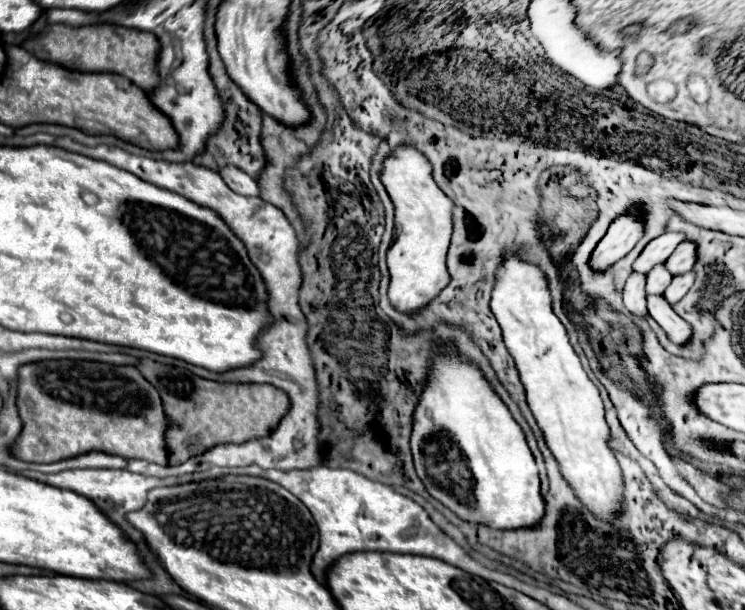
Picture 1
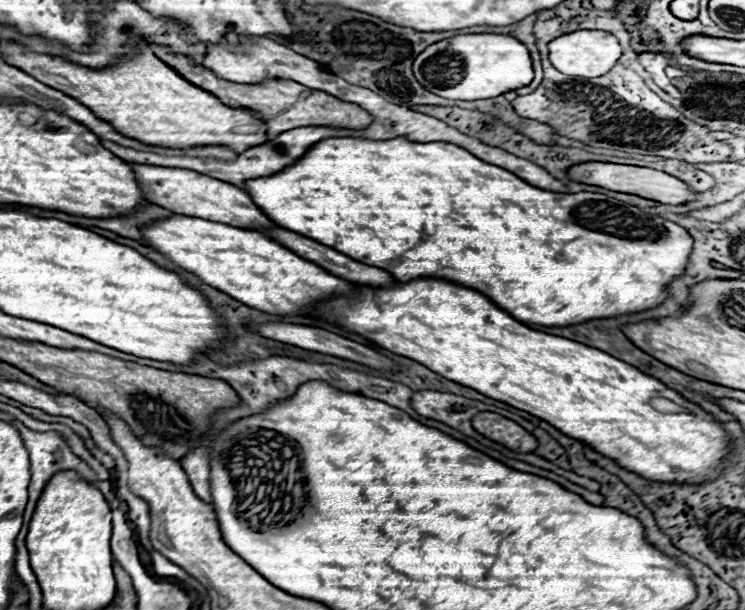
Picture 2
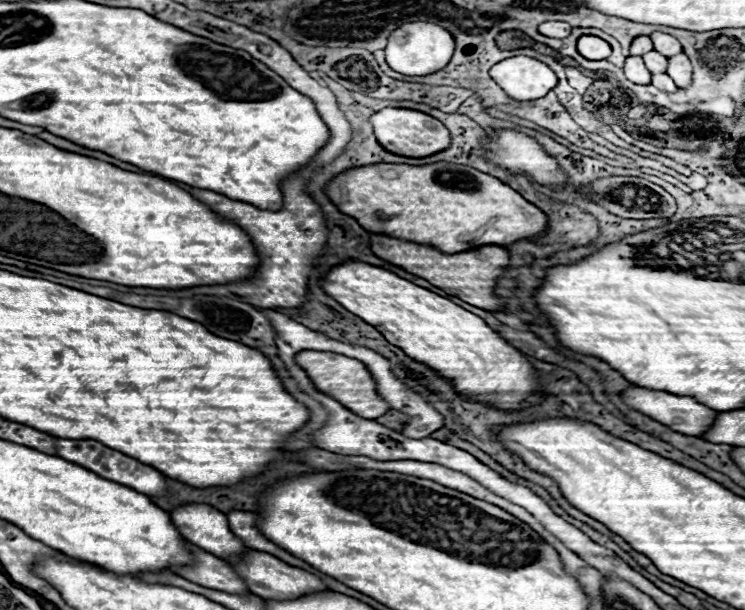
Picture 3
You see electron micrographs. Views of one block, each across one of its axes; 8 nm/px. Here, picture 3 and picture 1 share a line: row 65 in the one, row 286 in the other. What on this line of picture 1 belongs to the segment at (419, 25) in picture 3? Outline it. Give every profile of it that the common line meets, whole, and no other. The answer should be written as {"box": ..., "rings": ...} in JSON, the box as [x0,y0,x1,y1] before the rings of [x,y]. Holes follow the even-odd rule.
{"box":[382,146,452,314],"rings":[[[410,146],[396,148],[388,160],[384,162],[382,182],[396,206],[396,230],[394,230],[394,244],[388,250],[388,272],[390,272],[390,286],[388,286],[388,300],[396,312],[412,314],[428,306],[448,284],[450,274],[446,268],[446,254],[452,236],[452,202],[438,190],[430,176],[428,160]]]}

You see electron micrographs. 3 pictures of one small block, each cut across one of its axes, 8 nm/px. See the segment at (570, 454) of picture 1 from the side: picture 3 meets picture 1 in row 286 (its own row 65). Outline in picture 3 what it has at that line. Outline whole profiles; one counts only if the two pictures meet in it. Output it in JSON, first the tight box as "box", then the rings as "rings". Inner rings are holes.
{"box":[490,56,558,100],"rings":[[[512,56],[490,68],[492,80],[514,100],[542,98],[558,82],[552,68],[530,56]]]}

